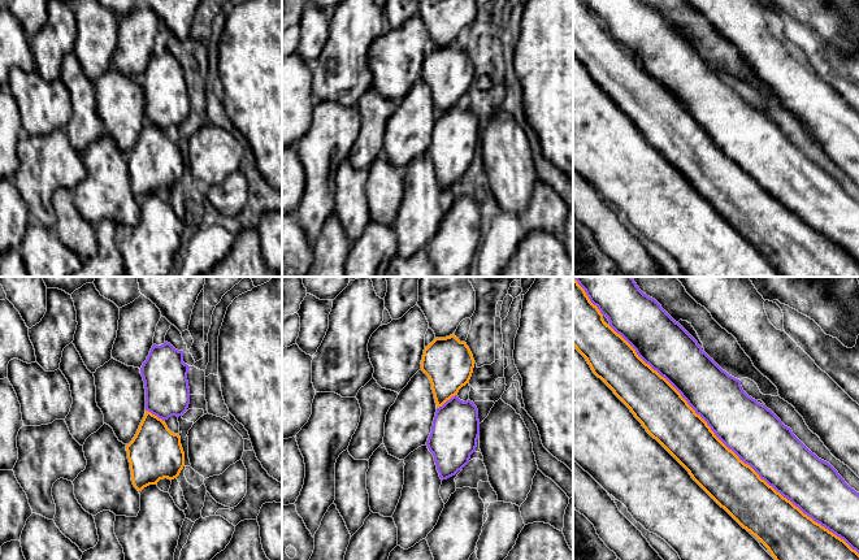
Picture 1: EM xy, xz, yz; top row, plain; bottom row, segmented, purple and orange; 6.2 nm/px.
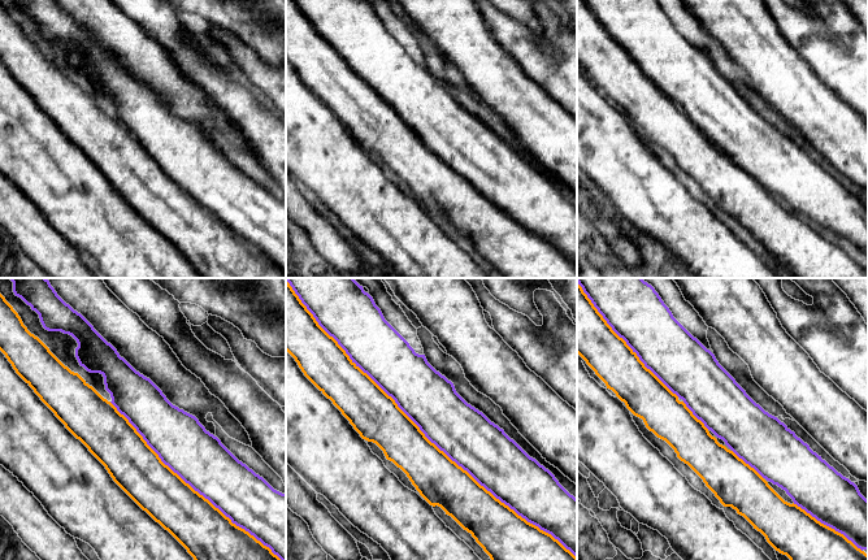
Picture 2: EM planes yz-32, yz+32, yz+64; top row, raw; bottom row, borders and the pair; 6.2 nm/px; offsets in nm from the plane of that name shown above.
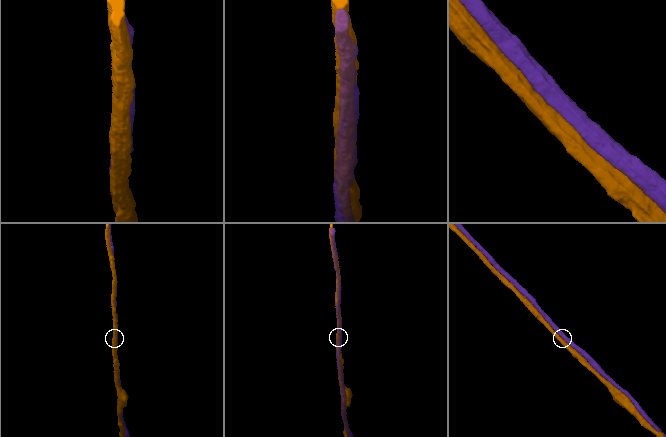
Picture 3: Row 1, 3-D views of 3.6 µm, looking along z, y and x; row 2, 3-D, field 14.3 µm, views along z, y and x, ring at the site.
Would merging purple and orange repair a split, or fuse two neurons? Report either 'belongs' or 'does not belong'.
does not belong

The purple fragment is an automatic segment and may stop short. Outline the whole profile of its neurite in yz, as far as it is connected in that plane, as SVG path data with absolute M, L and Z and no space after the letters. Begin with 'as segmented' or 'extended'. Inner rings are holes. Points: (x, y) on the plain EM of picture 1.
as segmented; M585 0L637 64L664 86L739 169L804 223L859 262L859 201L812 162L765 114L749 105L741 90L723 79L698 51L652 6L642 0Z

